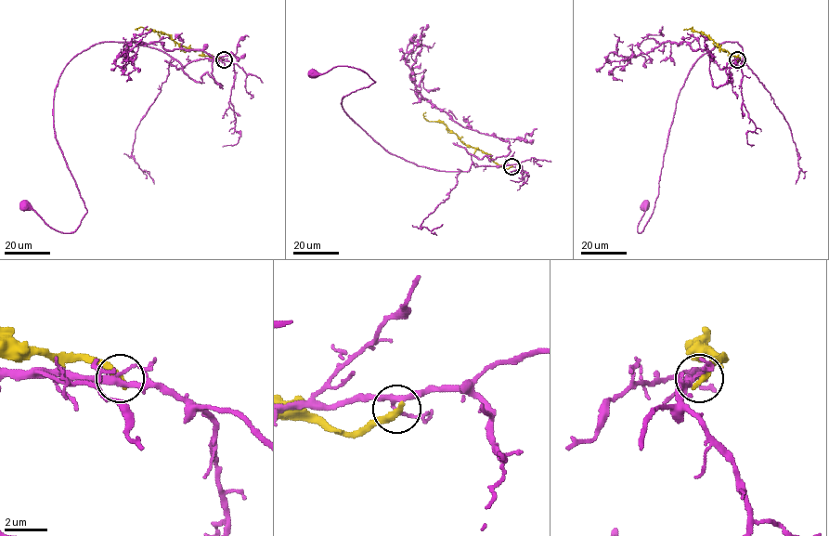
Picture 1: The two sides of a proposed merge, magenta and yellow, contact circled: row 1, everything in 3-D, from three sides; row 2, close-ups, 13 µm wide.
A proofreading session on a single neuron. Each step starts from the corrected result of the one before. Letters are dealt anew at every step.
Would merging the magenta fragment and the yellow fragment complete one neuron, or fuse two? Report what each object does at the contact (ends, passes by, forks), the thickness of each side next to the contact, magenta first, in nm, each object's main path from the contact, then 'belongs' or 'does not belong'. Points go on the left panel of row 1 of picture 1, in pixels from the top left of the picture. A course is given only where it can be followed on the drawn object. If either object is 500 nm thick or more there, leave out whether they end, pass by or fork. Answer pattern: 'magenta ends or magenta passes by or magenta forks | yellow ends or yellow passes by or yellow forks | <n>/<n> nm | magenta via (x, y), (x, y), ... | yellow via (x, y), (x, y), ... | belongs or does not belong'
magenta forks | yellow ends | 200/400 nm | magenta via (224, 59), (182, 66), (129, 42), (77, 54), (55, 90), (53, 126), (86, 213), (63, 232), (24, 206) | yellow via (224, 59), (205, 56), (201, 50), (179, 45), (161, 32), (140, 27), (135, 29), (137, 30) | does not belong

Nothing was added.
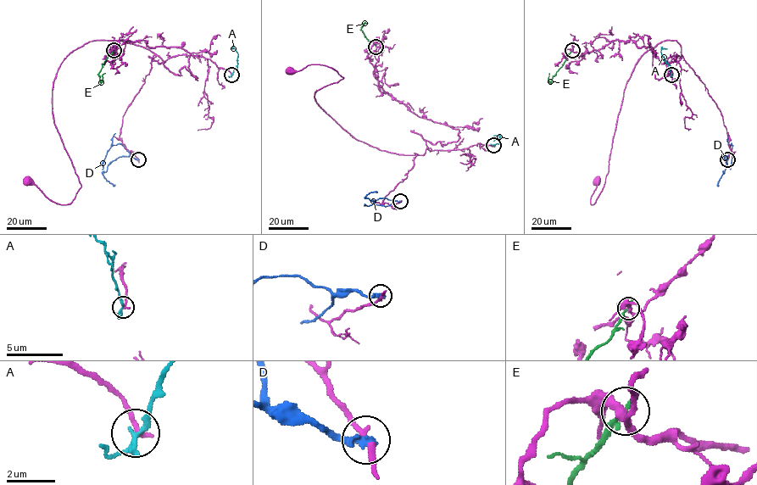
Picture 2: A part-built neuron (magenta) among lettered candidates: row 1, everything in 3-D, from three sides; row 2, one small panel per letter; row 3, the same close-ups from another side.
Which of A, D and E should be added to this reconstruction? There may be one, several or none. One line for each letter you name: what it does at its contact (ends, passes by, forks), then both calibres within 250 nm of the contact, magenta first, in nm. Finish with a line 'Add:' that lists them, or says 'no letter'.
Add: no letter

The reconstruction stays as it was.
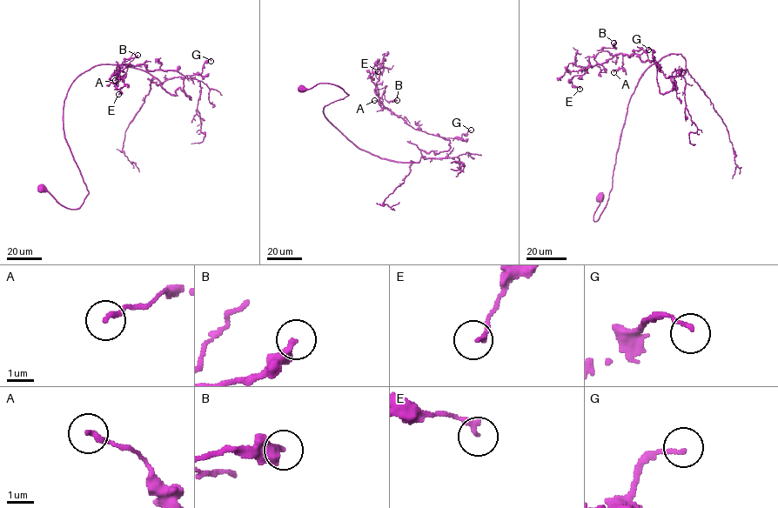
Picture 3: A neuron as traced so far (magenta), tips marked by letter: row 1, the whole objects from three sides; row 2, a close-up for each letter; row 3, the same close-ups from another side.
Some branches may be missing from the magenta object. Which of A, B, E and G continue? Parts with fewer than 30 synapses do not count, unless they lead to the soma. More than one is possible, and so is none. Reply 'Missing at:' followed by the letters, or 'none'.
Missing at: none

